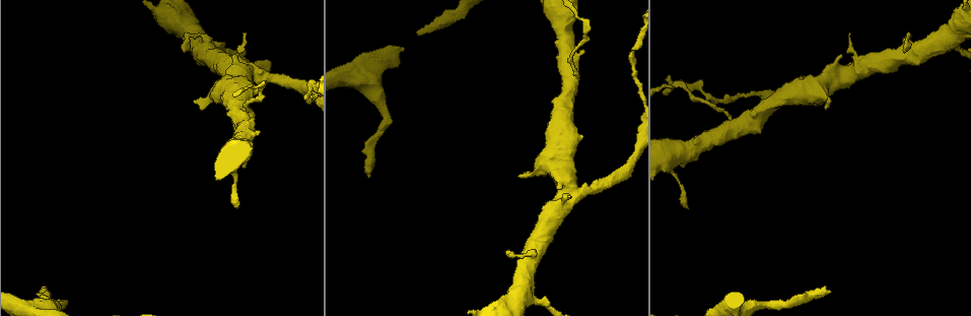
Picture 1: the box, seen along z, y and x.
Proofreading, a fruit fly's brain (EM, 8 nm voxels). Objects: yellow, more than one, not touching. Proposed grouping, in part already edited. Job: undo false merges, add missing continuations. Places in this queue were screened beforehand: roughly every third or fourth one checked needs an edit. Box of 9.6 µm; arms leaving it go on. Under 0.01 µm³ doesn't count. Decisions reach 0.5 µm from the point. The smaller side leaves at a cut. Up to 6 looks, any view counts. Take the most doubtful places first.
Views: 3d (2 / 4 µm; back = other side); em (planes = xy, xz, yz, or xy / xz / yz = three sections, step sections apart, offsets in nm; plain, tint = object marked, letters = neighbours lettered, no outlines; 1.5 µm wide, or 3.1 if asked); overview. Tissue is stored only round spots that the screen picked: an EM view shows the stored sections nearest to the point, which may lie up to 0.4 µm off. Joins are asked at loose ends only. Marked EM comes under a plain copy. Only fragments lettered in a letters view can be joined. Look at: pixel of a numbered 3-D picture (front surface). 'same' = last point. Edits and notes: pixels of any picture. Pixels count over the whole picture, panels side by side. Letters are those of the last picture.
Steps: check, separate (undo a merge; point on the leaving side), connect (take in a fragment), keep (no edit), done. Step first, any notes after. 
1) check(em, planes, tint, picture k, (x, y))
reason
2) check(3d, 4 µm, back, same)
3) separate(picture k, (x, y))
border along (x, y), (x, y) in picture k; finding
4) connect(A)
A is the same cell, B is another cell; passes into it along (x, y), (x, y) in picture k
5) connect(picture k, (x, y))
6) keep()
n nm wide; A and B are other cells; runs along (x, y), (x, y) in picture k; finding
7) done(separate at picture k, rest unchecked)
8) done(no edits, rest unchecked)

check(em, 3.1 µm, xz, step 16, tint, picture 1, (44, 291))

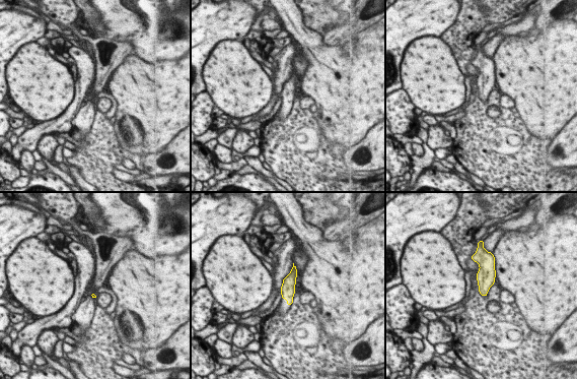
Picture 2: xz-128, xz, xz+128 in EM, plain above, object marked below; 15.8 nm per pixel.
check(em, 3.1 µm, planes, tint, same)

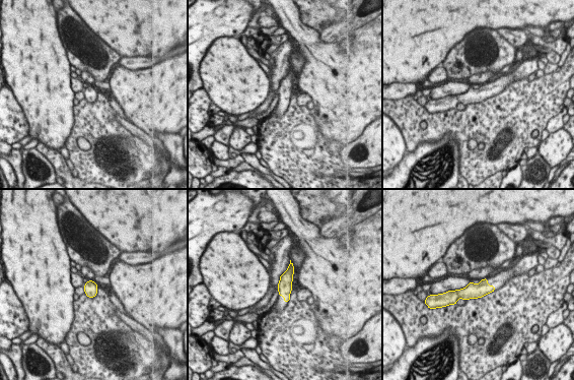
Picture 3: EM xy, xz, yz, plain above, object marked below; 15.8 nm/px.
check(em, 3.1 µm, planes, letters, same)

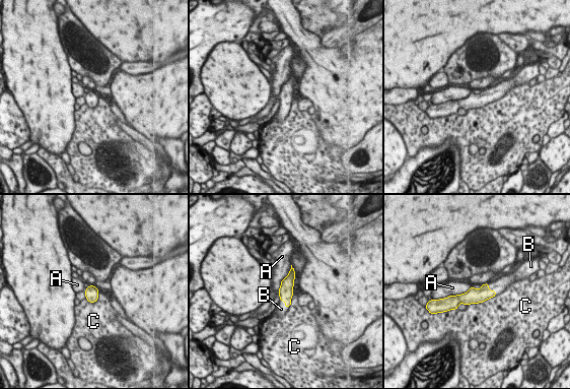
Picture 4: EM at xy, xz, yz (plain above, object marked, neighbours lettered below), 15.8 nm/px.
connect(B)
B is the same cell, A and C are other cells; passes into it along (475, 296), (489, 289), (499, 285) in picture 4; it goes on there

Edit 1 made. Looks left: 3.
check(3d, 2 µm, picture 1, (904, 50))
branch stops here

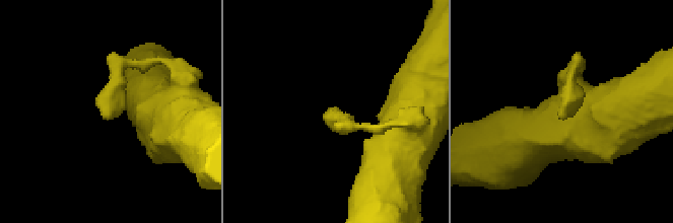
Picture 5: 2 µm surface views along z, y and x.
check(em, planes, letters, picture 5, (107, 117))

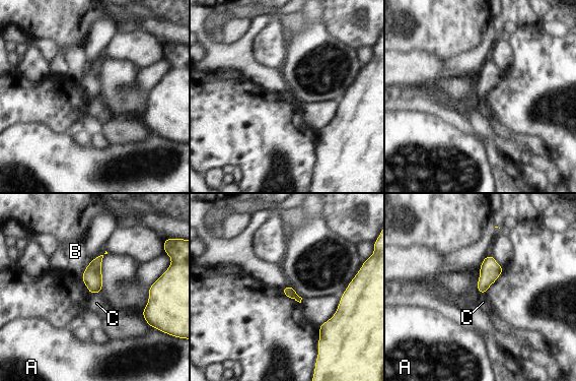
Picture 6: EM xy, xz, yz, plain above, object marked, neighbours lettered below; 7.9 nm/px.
keep()
90 nm wide; A, B and C are other cells; border along (99, 292), (90, 294) in picture 6; none of them fits

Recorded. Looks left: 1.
done(connect at picture 4, rest unchecked)

